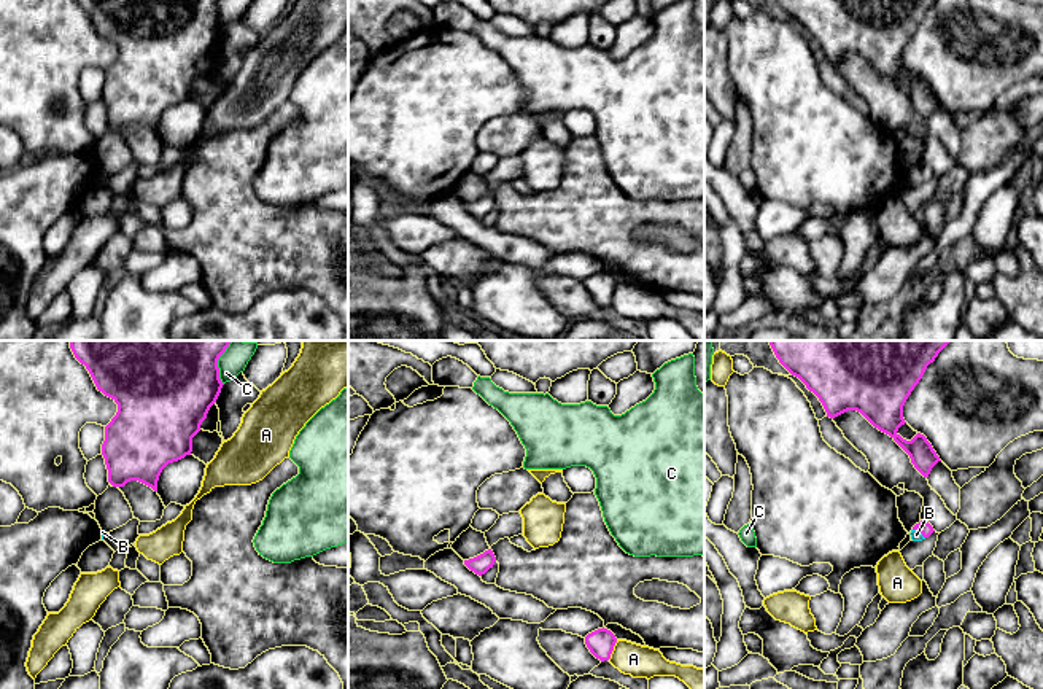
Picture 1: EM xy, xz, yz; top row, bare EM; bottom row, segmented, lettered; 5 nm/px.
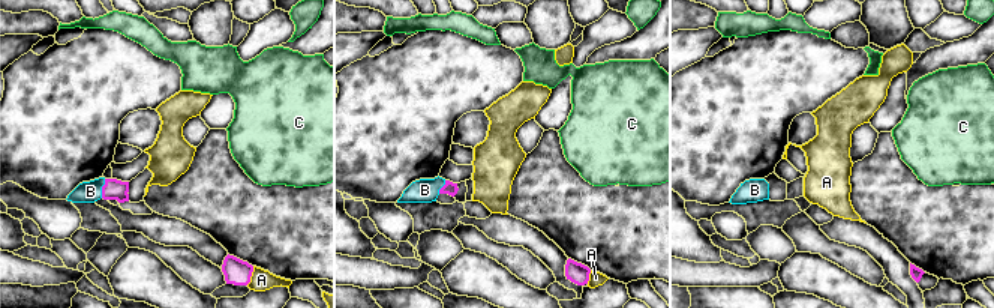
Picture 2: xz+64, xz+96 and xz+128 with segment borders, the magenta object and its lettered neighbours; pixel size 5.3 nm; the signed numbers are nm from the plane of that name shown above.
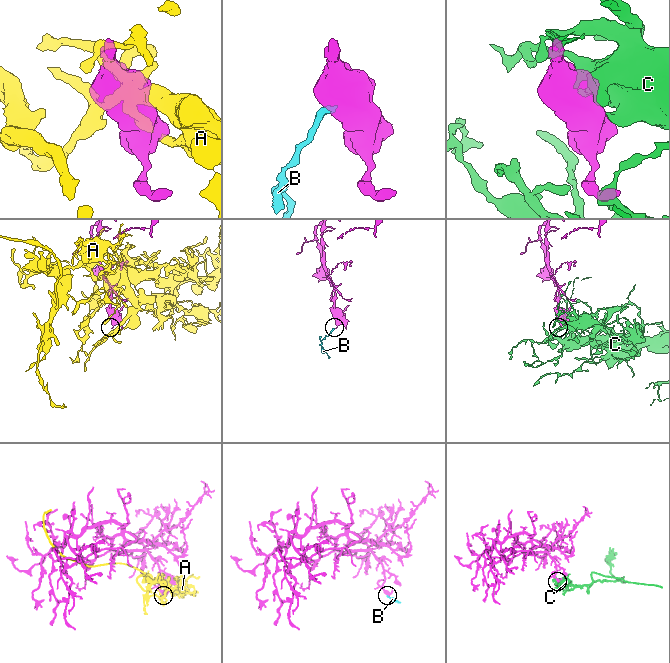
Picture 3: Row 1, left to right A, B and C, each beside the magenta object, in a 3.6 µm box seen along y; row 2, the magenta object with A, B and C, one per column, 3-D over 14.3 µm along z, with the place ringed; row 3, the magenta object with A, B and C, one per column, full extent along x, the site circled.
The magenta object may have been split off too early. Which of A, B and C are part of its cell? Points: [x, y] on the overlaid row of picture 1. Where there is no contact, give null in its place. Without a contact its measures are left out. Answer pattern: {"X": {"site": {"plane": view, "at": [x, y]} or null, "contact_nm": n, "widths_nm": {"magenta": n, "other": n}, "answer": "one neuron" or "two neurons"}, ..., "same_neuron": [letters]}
{"A": {"site": {"plane": "xz", "at": [612, 650]}, "contact_nm": 120, "widths_nm": {"magenta": 140, "other": 160}, "answer": "two neurons"}, "B": {"site": {"plane": "yz", "at": [919, 530]}, "contact_nm": 80, "widths_nm": {"magenta": 70, "other": 60}, "answer": "one neuron"}, "C": {"site": {"plane": "xy", "at": [217, 363]}, "contact_nm": 220, "widths_nm": {"magenta": 500, "other": 140}, "answer": "two neurons"}, "same_neuron": ["B"]}

